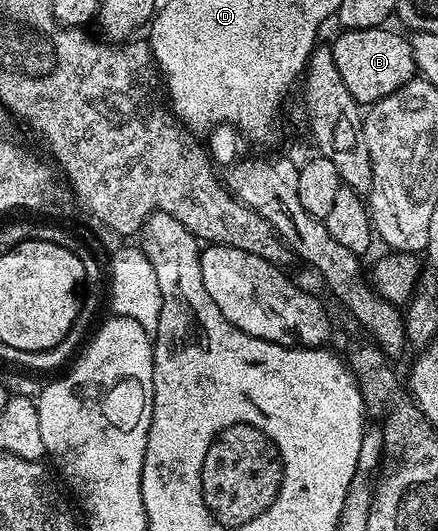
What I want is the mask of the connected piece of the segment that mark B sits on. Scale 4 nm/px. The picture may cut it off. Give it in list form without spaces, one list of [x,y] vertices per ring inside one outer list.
[[[390,27],[375,29],[347,29],[338,32],[338,37],[331,42],[335,55],[335,67],[347,83],[347,91],[362,106],[368,107],[373,102],[399,91],[417,73],[415,55],[411,55],[409,37],[404,32],[396,33]]]

